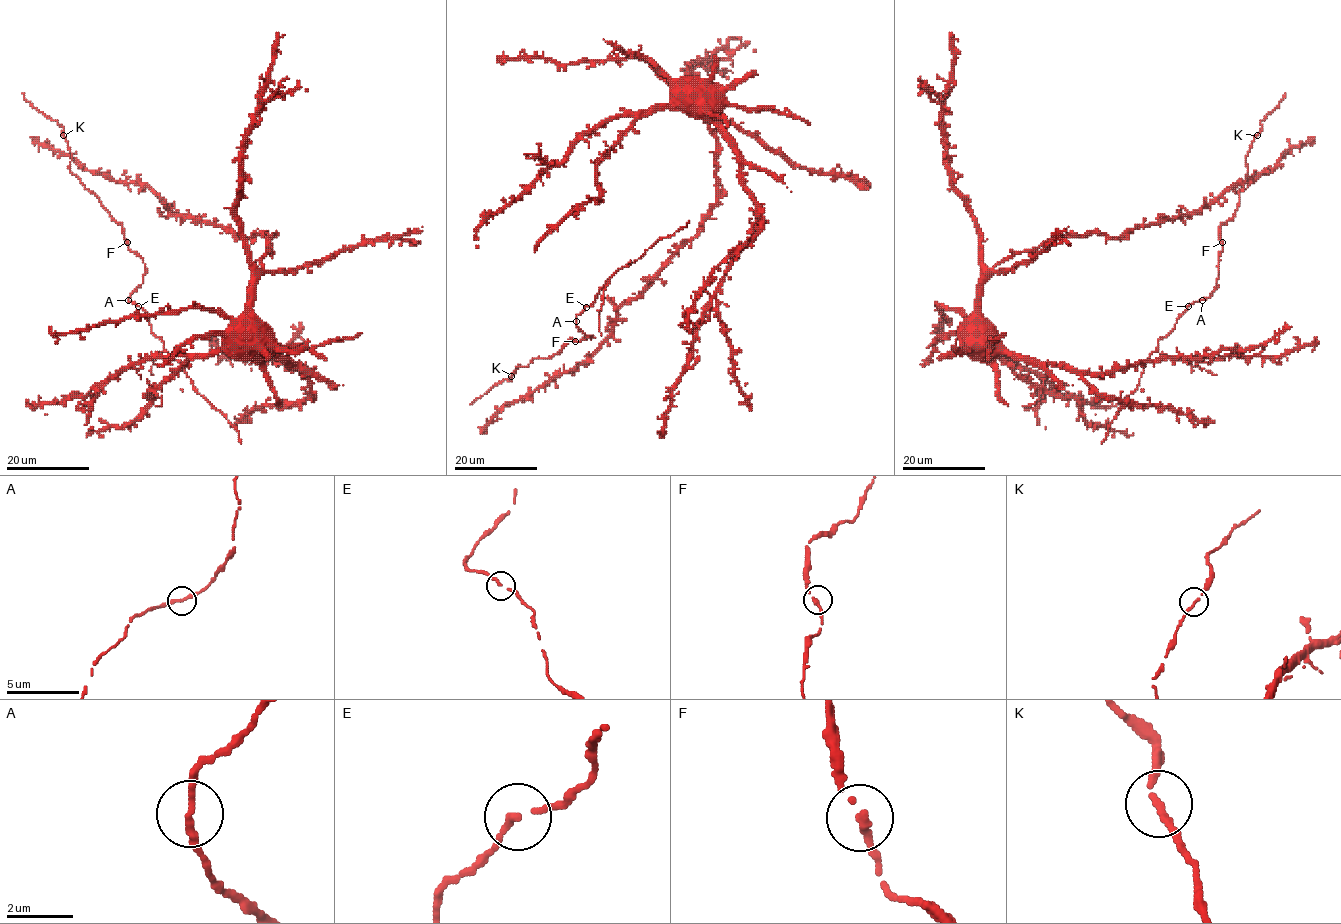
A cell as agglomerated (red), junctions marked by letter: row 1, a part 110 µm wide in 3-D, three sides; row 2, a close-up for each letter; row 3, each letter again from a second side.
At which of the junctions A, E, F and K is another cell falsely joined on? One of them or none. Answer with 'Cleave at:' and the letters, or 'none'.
Cleave at: none

